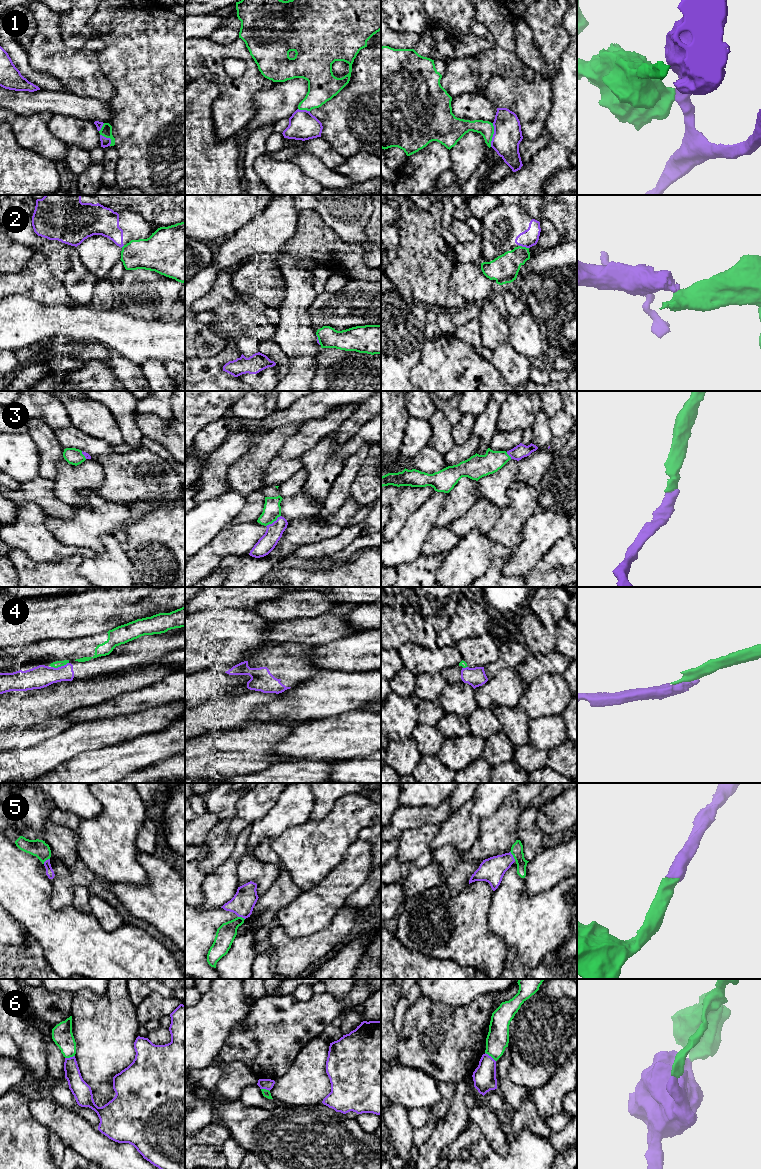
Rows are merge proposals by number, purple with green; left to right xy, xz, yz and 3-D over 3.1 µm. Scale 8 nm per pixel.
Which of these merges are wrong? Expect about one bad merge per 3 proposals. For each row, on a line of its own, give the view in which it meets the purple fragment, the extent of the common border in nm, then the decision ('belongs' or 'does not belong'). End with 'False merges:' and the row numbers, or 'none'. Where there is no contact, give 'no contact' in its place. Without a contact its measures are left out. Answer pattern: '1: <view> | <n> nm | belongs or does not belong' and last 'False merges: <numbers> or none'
1: yz | 190 nm | does not belong
2: yz | 80 nm | does not belong
3: xz | 150 nm | belongs
4: xy | 150 nm | does not belong
5: yz | 90 nm | belongs
6: yz | 120 nm | does not belong
False merges: 1, 2, 4, 6

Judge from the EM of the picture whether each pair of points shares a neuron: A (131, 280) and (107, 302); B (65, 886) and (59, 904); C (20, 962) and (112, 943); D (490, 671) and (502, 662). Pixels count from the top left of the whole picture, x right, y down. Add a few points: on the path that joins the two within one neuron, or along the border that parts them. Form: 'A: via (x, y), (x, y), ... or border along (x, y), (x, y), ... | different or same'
A: border along (115, 282), (120, 300) | different
B: via (62, 890), (62, 897), (59, 900) | same
C: border along (42, 954), (52, 968) | different
D: via (493, 668), (499, 664) | same

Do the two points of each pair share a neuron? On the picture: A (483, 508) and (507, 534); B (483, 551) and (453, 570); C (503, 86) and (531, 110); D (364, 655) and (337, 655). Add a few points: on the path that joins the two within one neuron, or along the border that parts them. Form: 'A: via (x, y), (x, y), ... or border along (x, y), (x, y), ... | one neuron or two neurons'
A: border along (502, 509), (502, 514), (486, 534) | two neurons
B: via (476, 552), (460, 567) | one neuron
C: via (510, 93), (515, 94), (524, 103) | one neuron
D: via (357, 655), (344, 655) | one neuron

